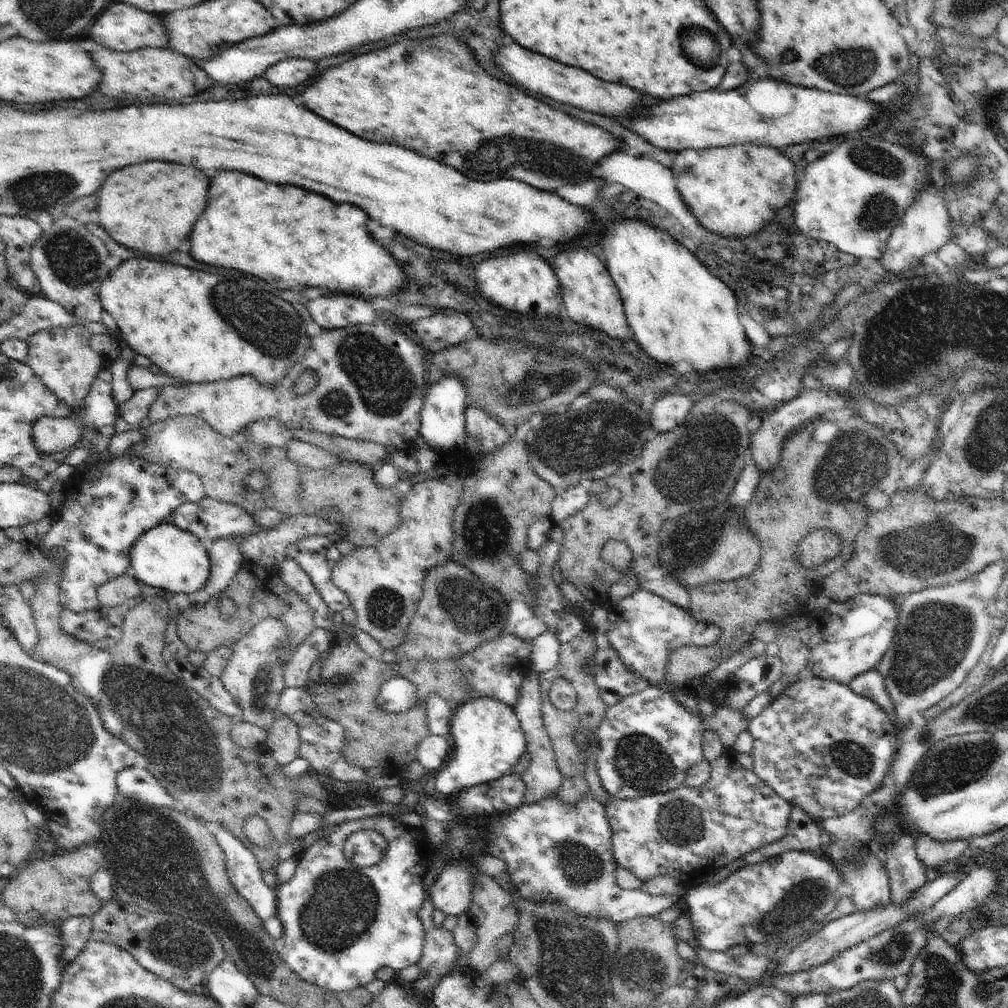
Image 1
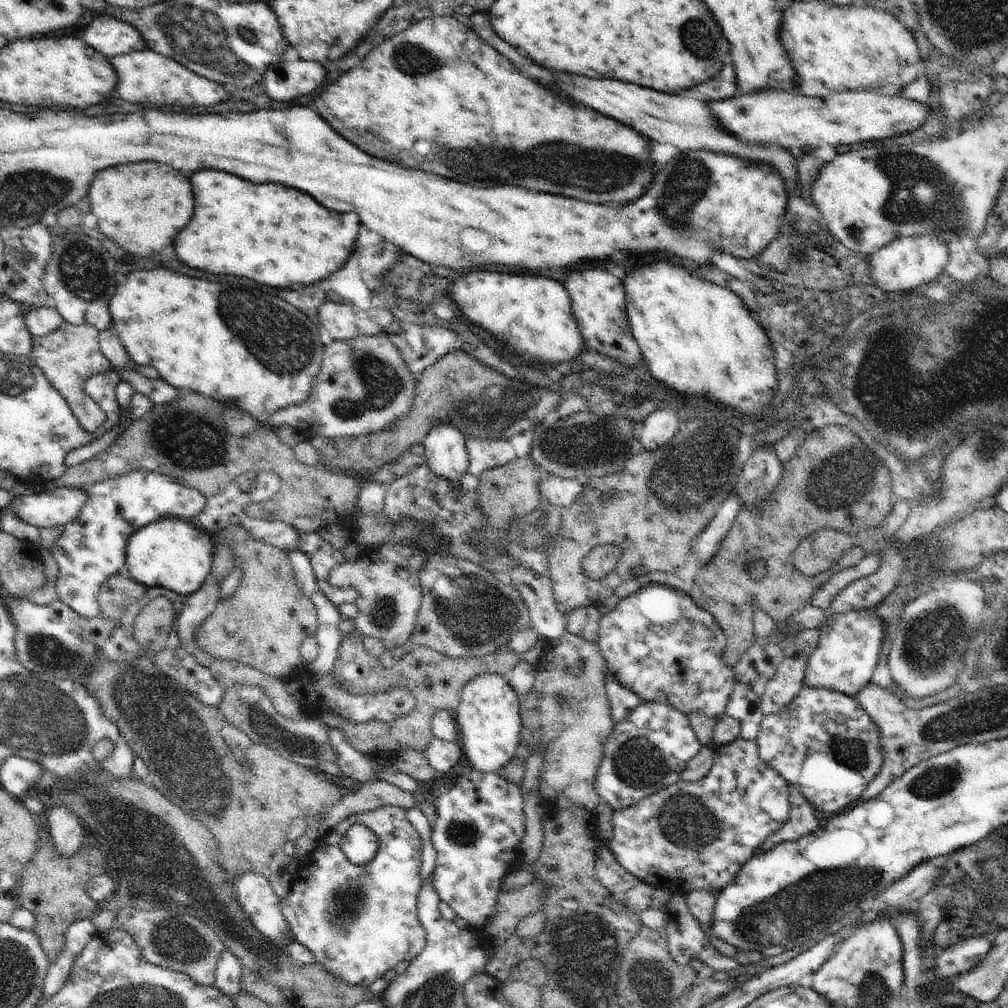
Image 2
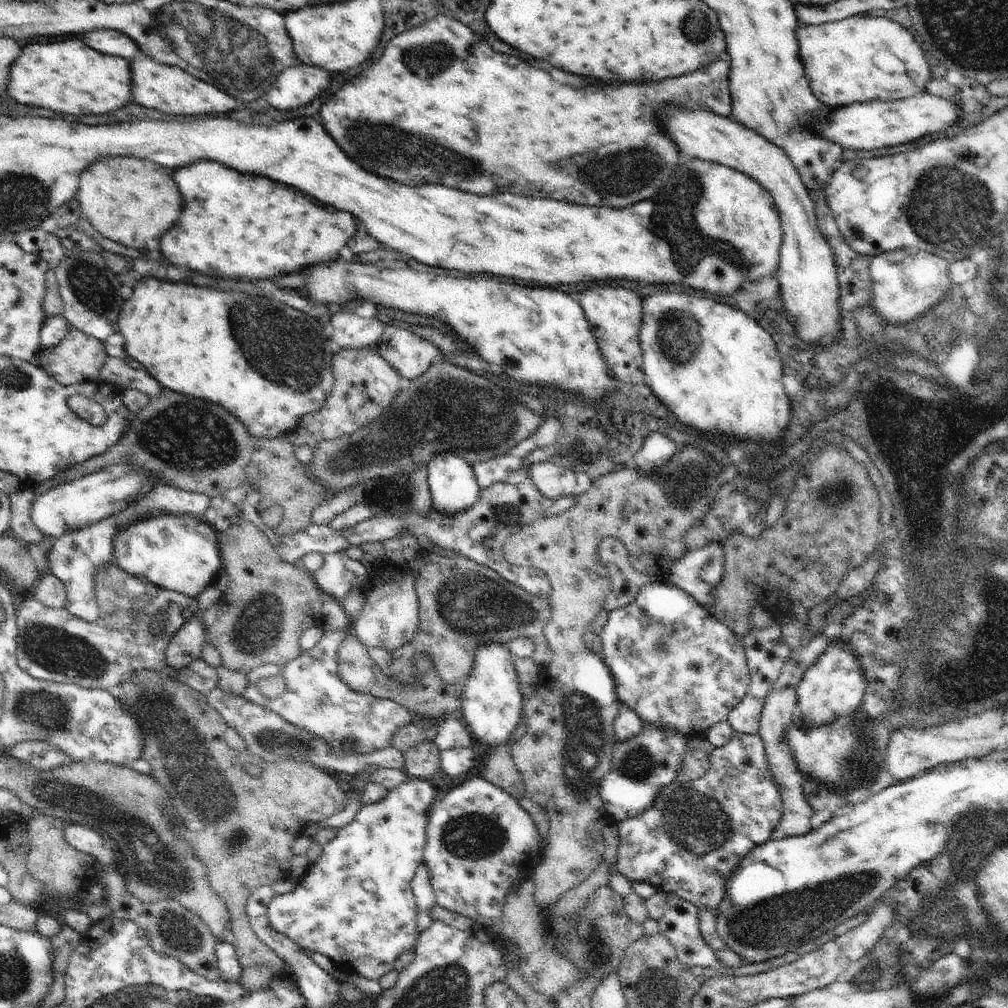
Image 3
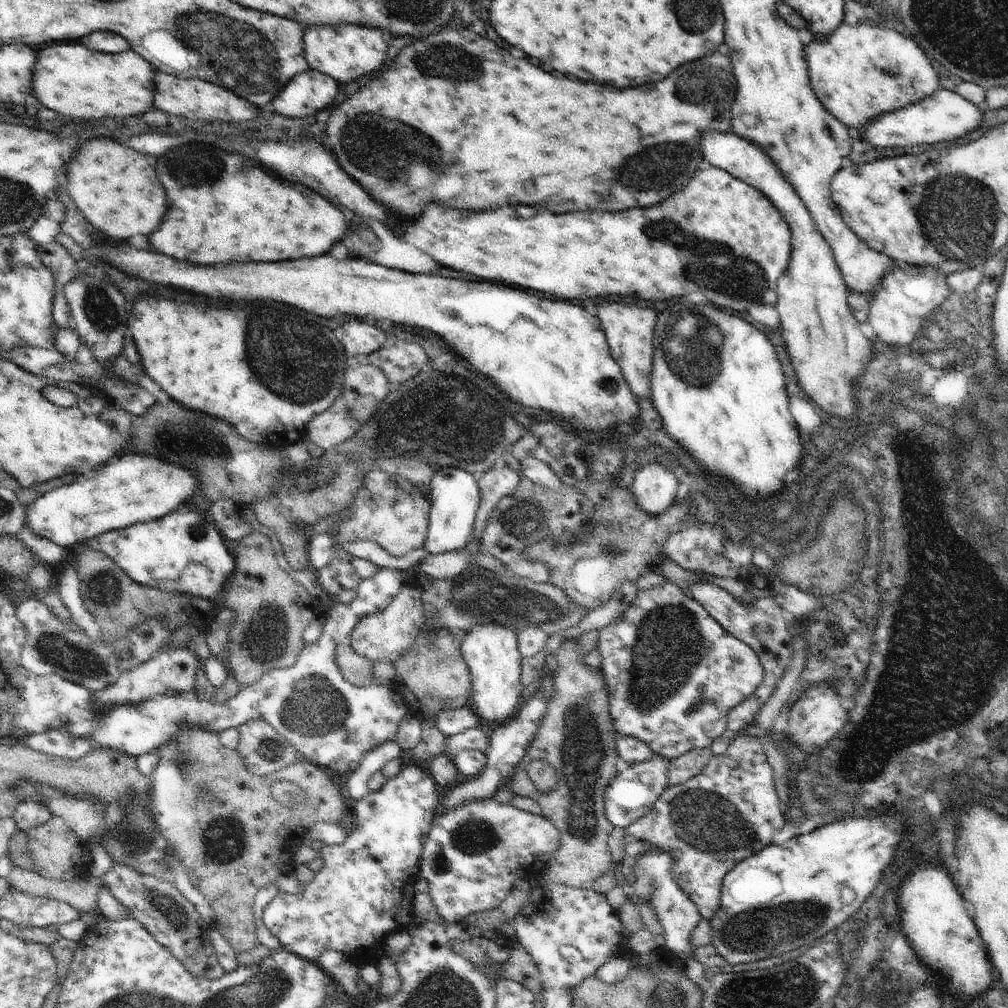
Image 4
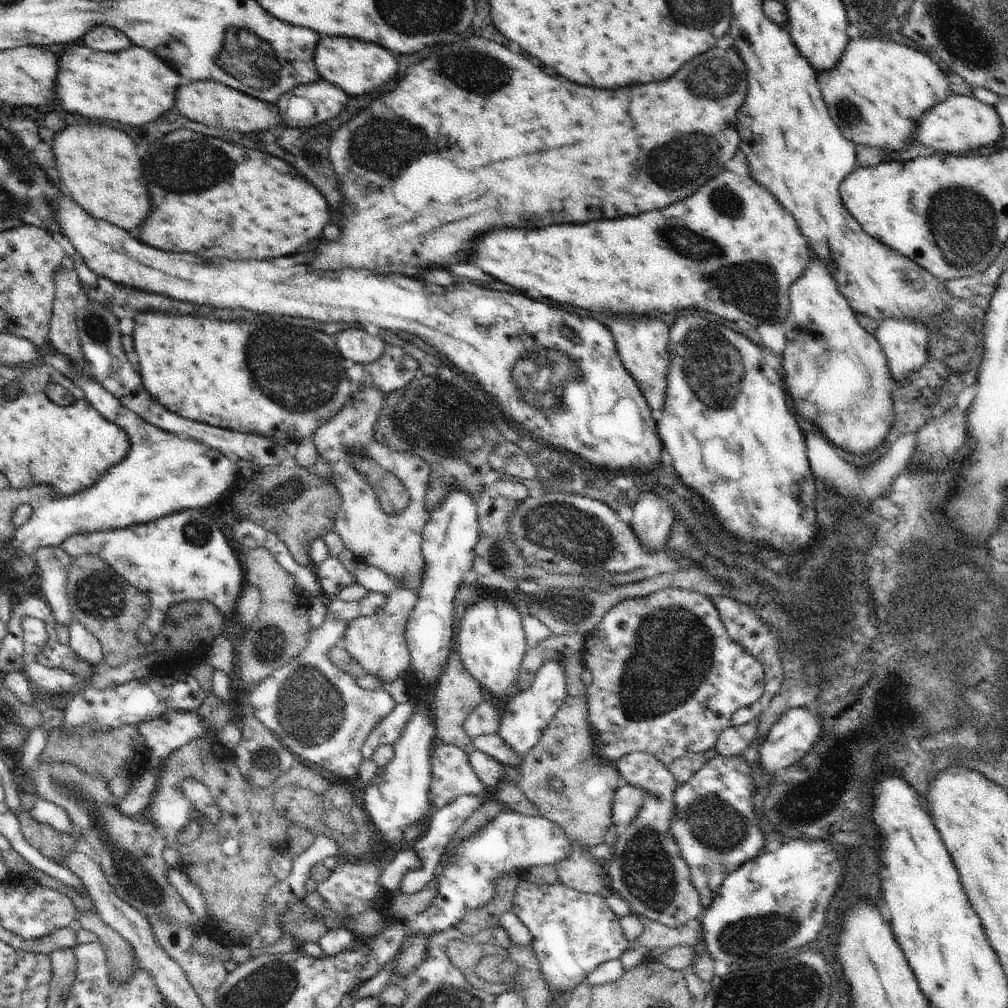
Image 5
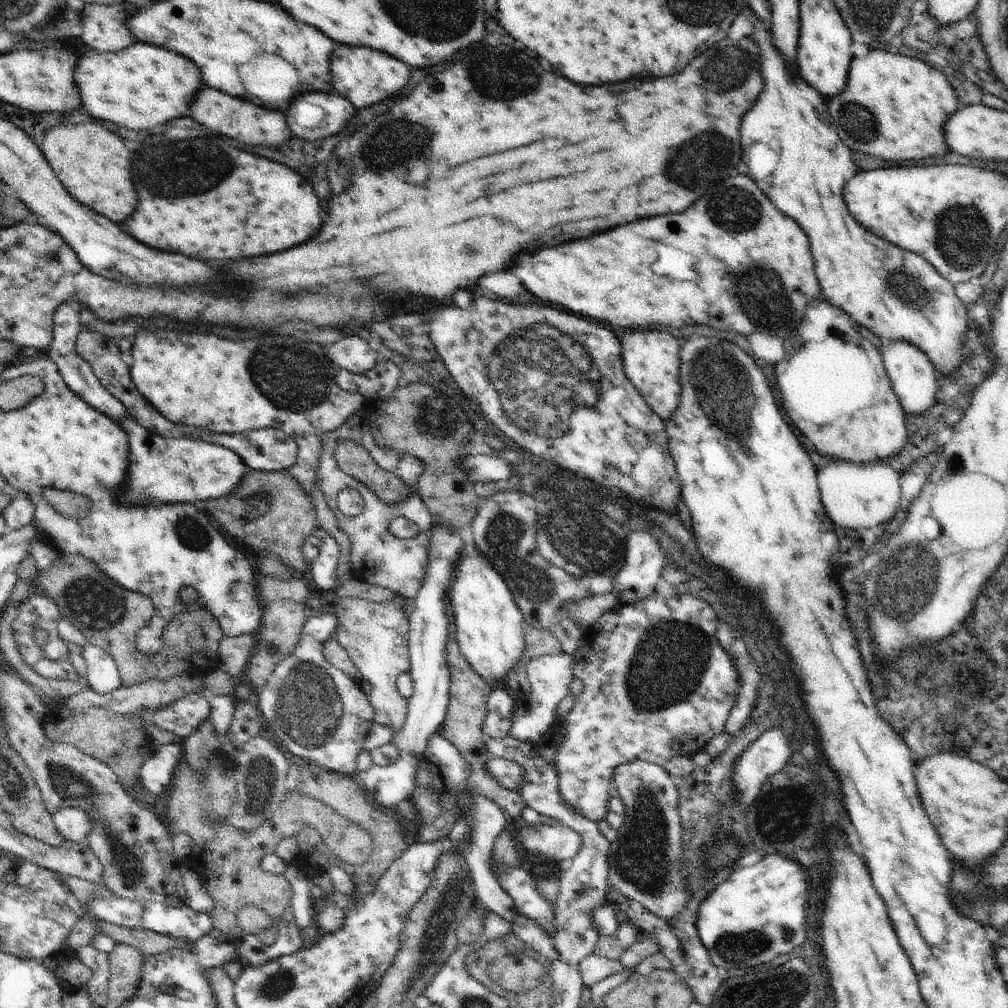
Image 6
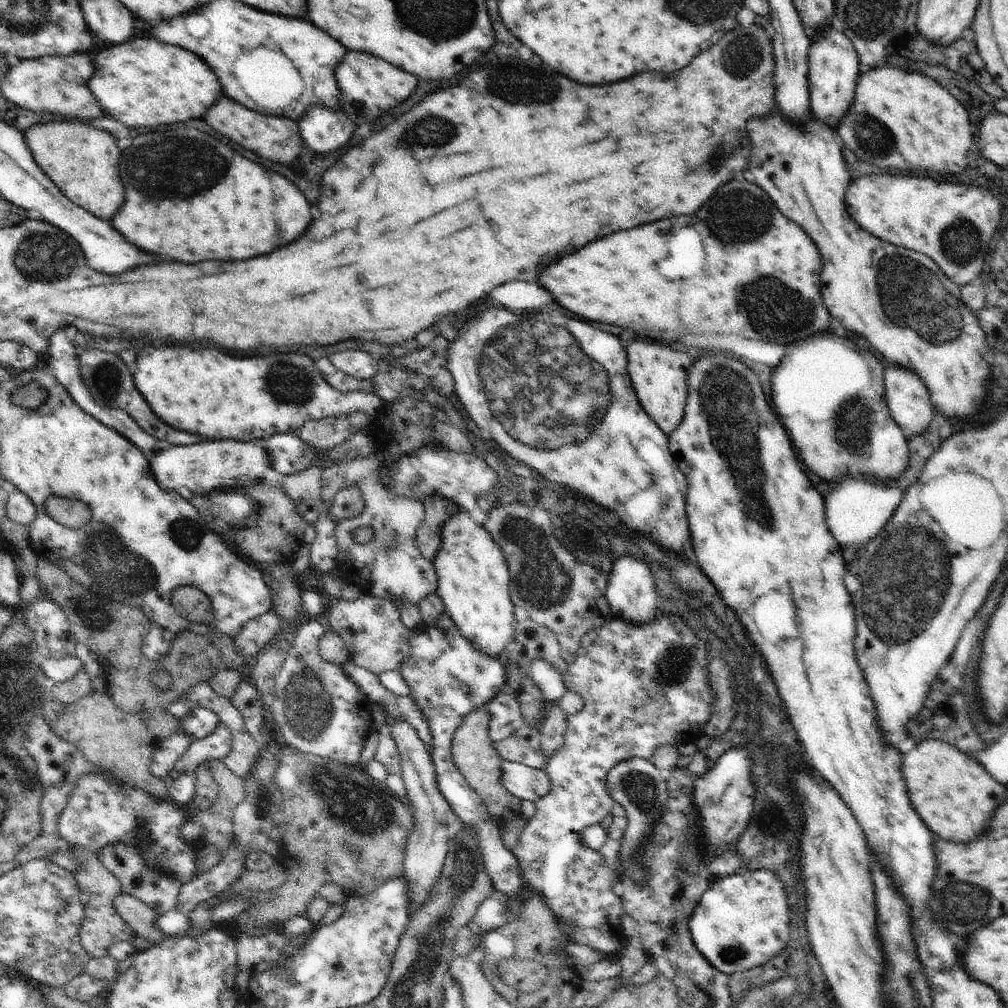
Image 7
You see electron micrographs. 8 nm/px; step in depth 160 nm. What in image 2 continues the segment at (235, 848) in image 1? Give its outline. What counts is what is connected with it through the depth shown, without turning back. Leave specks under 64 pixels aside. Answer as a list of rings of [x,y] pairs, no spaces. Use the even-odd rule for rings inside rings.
[[[244,872],[233,881],[234,892],[254,928],[272,944],[288,948],[292,937],[281,912],[281,899],[276,896],[266,876],[258,872]]]

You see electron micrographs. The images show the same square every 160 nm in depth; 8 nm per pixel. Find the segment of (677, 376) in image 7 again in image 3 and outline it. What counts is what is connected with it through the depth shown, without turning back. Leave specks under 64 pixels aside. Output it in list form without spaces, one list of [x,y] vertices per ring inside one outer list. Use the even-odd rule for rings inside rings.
[[[611,285],[590,288],[580,296],[581,307],[592,325],[602,356],[618,381],[644,384],[643,350],[640,329],[643,327],[643,304],[638,294]]]

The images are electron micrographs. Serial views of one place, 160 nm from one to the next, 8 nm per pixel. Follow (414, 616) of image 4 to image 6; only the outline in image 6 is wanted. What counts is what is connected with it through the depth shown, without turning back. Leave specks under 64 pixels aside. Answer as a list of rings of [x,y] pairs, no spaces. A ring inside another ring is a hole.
[[[346,597],[338,599],[334,609],[337,616],[334,637],[346,649],[362,679],[372,686],[367,697],[375,710],[374,720],[390,727],[394,738],[406,722],[409,705],[408,700],[398,692],[396,679],[411,669],[408,642],[410,625],[401,601],[396,598],[390,602],[377,603]]]

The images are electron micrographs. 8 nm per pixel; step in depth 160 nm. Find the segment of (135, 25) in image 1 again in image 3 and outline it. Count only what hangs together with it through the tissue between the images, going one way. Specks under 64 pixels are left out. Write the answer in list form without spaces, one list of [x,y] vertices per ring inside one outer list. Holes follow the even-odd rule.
[[[100,29],[88,31],[84,34],[84,44],[107,55],[122,57],[127,61],[132,61],[134,52],[138,50],[136,43],[125,34],[114,29]]]

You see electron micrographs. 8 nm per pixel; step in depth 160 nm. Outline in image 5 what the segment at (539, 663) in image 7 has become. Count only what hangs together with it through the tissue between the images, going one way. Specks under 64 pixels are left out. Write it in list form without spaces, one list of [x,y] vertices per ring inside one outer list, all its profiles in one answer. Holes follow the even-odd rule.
[[[546,661],[546,664],[538,669],[532,686],[527,691],[515,694],[506,704],[497,734],[517,755],[524,756],[540,740],[544,729],[558,712],[566,696],[567,674],[564,661]]]

